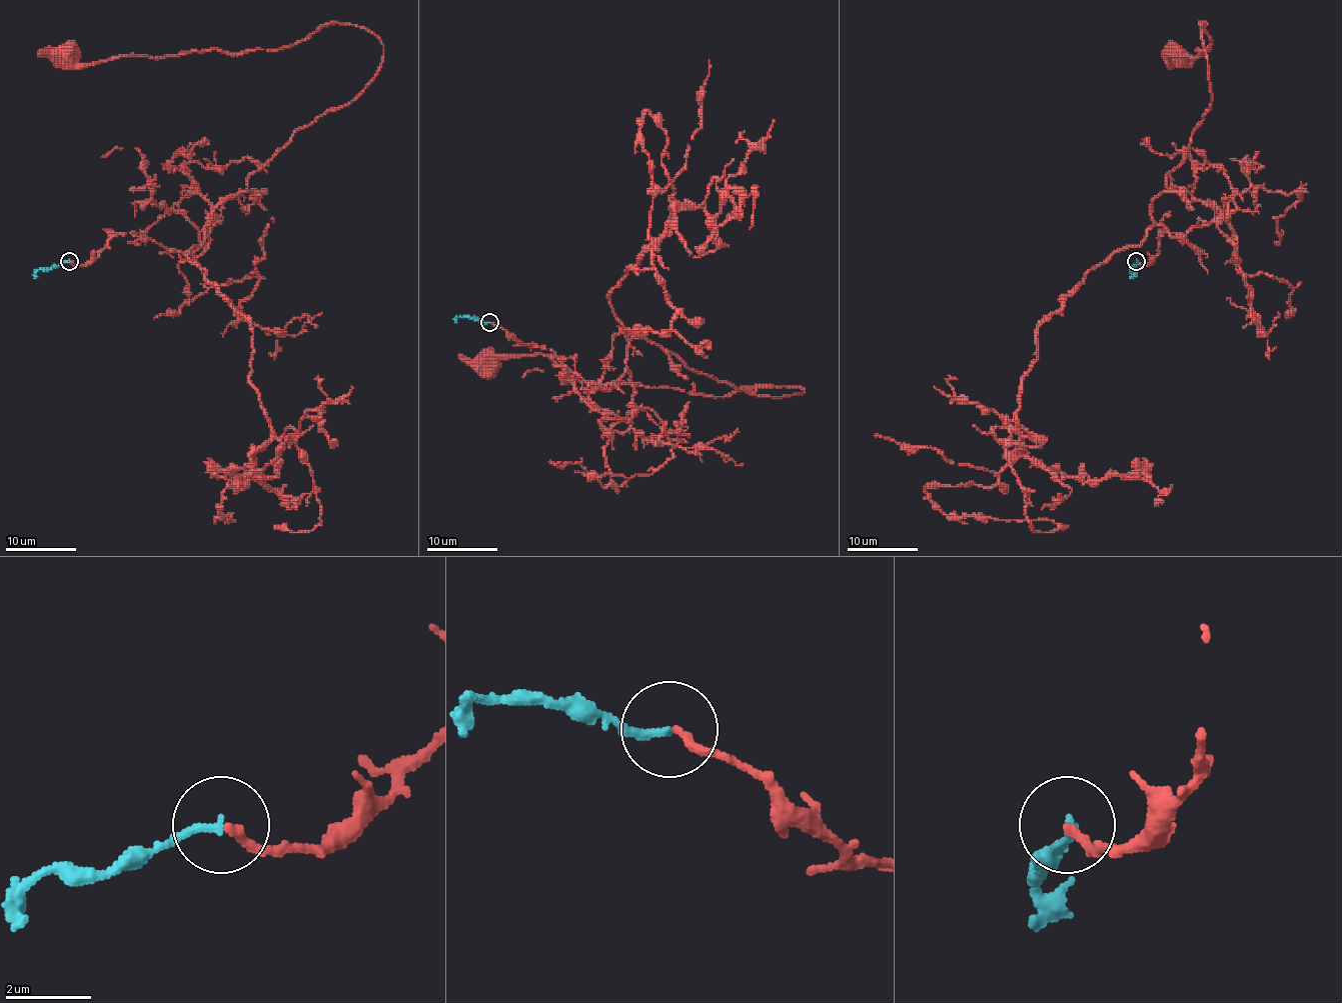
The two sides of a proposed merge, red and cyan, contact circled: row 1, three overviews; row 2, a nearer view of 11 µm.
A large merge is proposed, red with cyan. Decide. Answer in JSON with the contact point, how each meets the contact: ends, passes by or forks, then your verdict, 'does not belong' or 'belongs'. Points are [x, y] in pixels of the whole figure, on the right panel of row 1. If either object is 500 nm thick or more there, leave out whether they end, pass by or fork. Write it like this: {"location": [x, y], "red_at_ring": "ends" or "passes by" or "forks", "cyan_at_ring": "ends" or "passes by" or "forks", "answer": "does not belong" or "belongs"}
{"location": [1136, 261], "red_at_ring": "ends", "cyan_at_ring": "ends", "answer": "belongs"}

